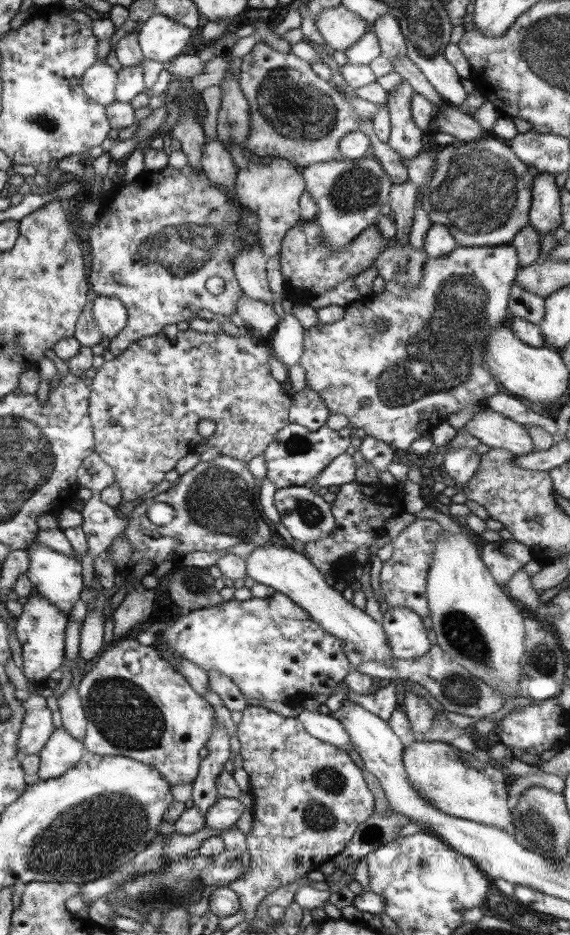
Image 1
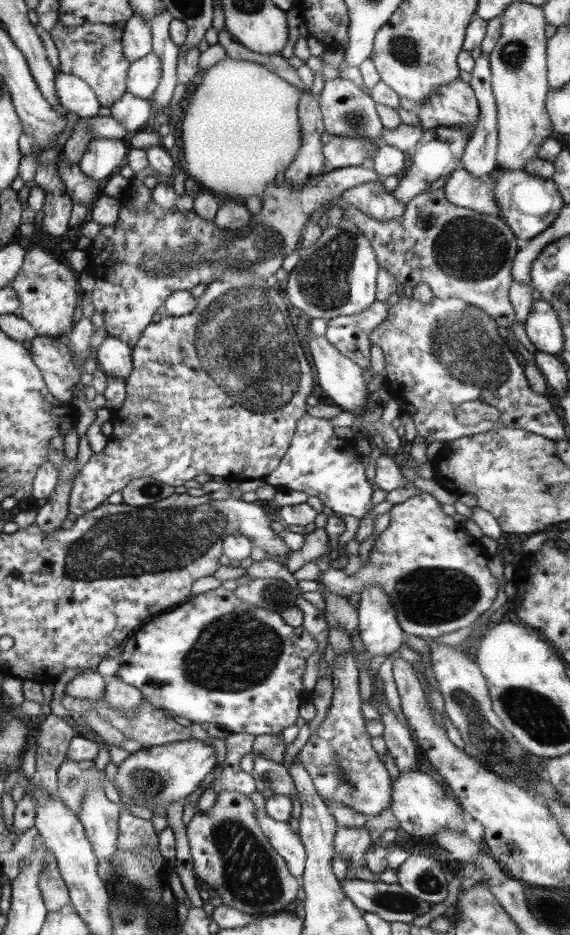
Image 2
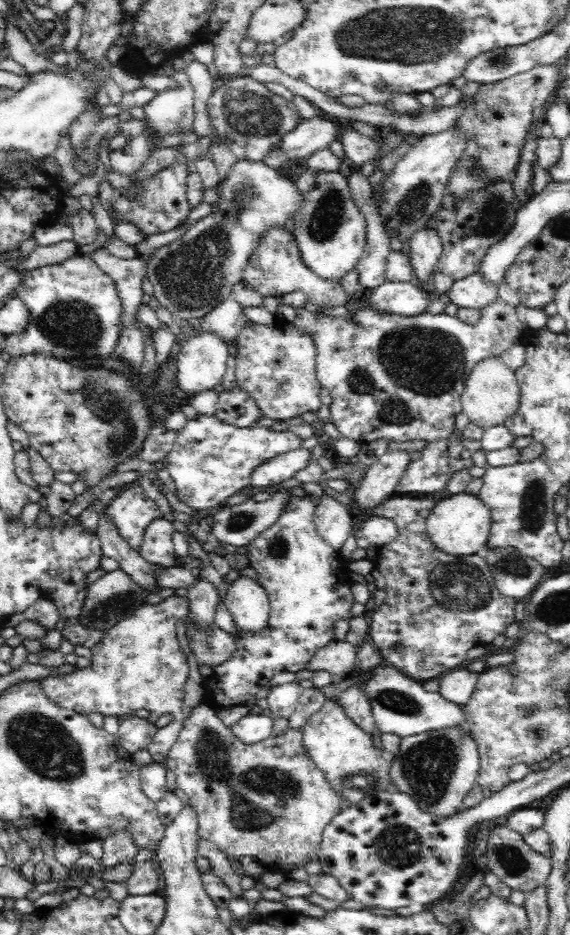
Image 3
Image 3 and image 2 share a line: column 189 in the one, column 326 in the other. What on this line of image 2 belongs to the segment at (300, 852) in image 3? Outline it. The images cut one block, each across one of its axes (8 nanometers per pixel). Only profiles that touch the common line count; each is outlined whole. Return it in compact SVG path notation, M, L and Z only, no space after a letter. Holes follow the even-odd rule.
M351 652L335 657L331 678L333 678L332 699L325 718L310 733L307 742L295 760L311 778L315 793L323 800L341 802L365 819L372 819L390 806L391 780L383 762L379 760L370 744L370 736L364 728L364 718L359 709L357 688L357 667Z

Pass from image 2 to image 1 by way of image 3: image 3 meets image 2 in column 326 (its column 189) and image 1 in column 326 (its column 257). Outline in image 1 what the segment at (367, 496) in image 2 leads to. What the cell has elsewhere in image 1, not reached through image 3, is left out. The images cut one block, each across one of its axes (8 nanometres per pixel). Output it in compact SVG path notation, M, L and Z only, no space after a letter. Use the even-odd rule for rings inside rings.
M287 423L275 434L275 438L262 452L265 461L265 476L275 484L276 488L288 486L303 486L314 483L315 478L323 468L339 454L343 454L350 445L350 437L341 437L337 431L325 425L311 432L295 423Z

